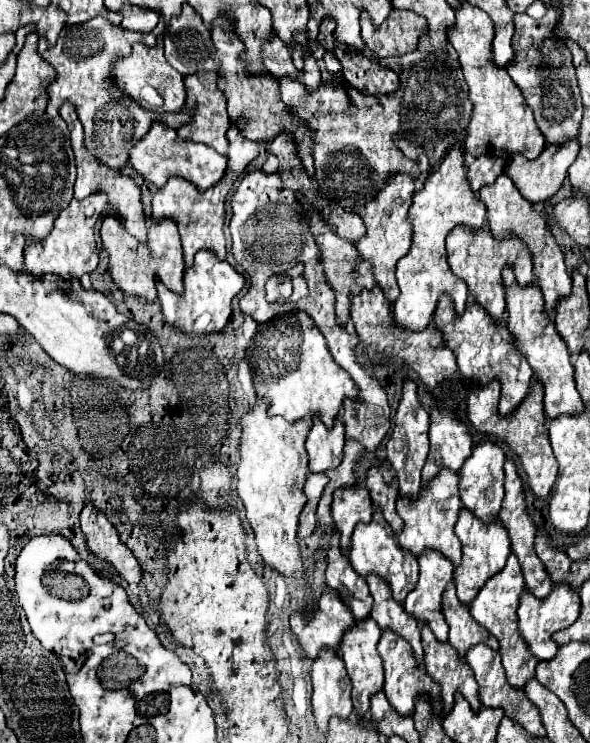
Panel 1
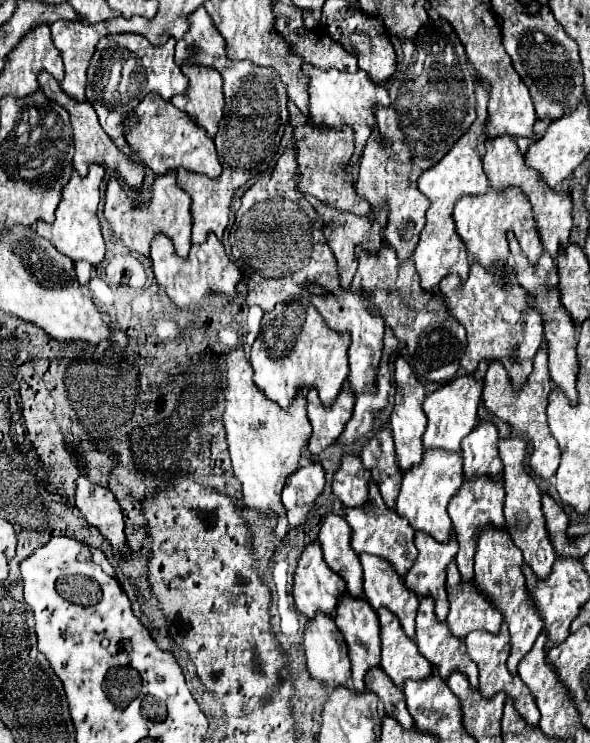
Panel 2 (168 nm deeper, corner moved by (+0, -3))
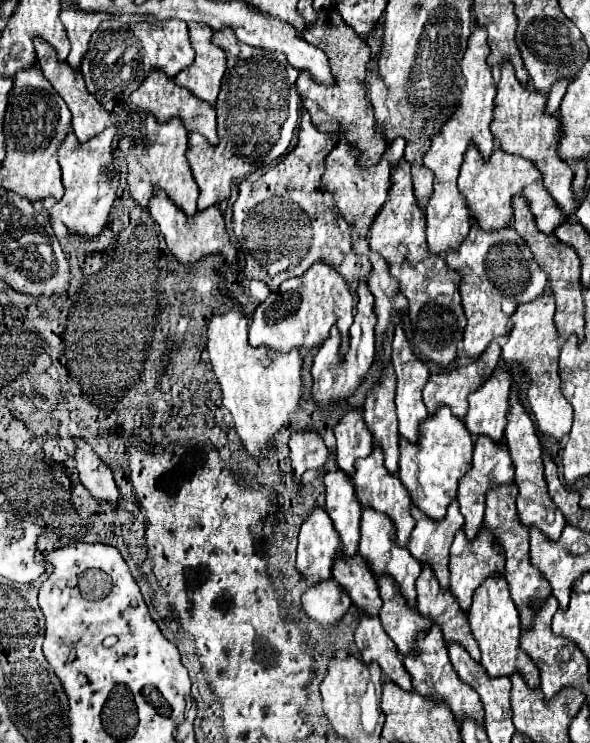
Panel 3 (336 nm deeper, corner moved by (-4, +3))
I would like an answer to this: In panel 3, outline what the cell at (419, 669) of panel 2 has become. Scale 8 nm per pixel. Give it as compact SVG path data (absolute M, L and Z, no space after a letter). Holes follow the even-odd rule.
M380 576L378 586L380 586L380 598L382 598L380 620L386 634L394 640L402 656L414 654L416 634L420 630L430 630L432 620L424 618L416 610L416 606L408 606L408 602L404 602L404 596L400 594L400 588L396 586L396 582L392 582L392 578Z

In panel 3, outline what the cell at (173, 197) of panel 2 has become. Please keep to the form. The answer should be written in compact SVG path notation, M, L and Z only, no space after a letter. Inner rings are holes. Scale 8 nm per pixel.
M146 114L142 124L142 134L138 138L130 138L128 148L128 190L130 196L144 208L148 208L148 200L152 198L154 186L160 186L168 192L170 200L178 208L184 210L184 214L192 216L196 212L196 200L198 200L198 186L192 178L192 170L188 170L188 130L180 122L180 118L172 118L168 124L156 122L152 114Z

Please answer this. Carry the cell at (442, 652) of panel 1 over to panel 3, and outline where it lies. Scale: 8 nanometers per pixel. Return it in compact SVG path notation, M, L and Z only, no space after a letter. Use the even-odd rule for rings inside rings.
M430 566L422 568L422 574L416 580L416 608L422 616L432 618L444 632L446 642L458 642L466 648L466 652L480 662L478 642L472 638L472 630L468 626L468 614L456 606L456 598L452 598L450 590L440 590L436 576Z

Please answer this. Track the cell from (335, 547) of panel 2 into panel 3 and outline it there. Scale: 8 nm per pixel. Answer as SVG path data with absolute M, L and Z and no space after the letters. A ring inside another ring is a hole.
M342 470L326 472L324 482L326 482L326 512L340 534L342 552L352 556L358 552L360 514L362 514L362 506L360 502L356 502L356 490L348 474L342 474Z

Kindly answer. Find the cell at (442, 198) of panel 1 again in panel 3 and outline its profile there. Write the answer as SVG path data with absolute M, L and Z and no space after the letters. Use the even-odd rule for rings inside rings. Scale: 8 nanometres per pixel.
M476 26L474 32L470 34L468 48L460 62L460 70L464 76L464 86L460 86L460 102L456 104L454 114L444 122L444 126L440 126L440 130L432 134L432 146L424 154L424 166L428 166L434 172L434 192L426 206L426 222L428 222L426 236L428 236L430 252L440 256L446 256L448 250L458 250L460 242L468 236L468 230L470 230L468 206L464 206L464 198L460 198L460 190L456 186L464 152L470 146L470 142L474 142L486 158L492 152L494 140L490 134L490 122L492 122L492 110L494 110L496 84L492 78L492 70L486 62L488 58L486 38L488 38L488 32L480 26Z

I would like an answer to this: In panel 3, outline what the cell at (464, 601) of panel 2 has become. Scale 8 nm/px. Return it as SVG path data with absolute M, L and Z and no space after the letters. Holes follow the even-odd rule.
M480 528L480 534L476 534L474 542L468 542L464 530L456 532L454 544L450 548L450 590L458 598L458 604L462 610L468 610L472 604L474 590L494 574L504 574L504 554L500 554L500 546L492 542L492 534L488 530Z

